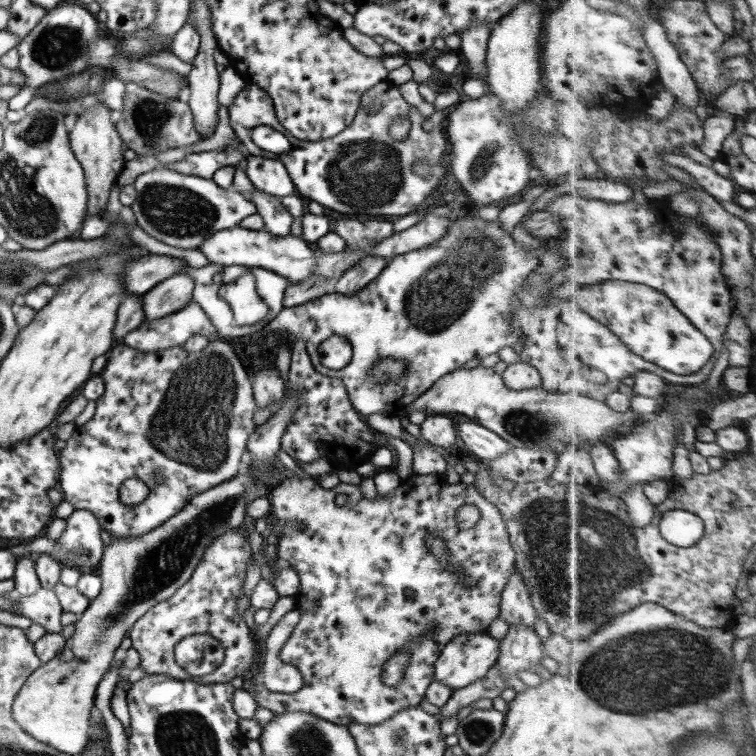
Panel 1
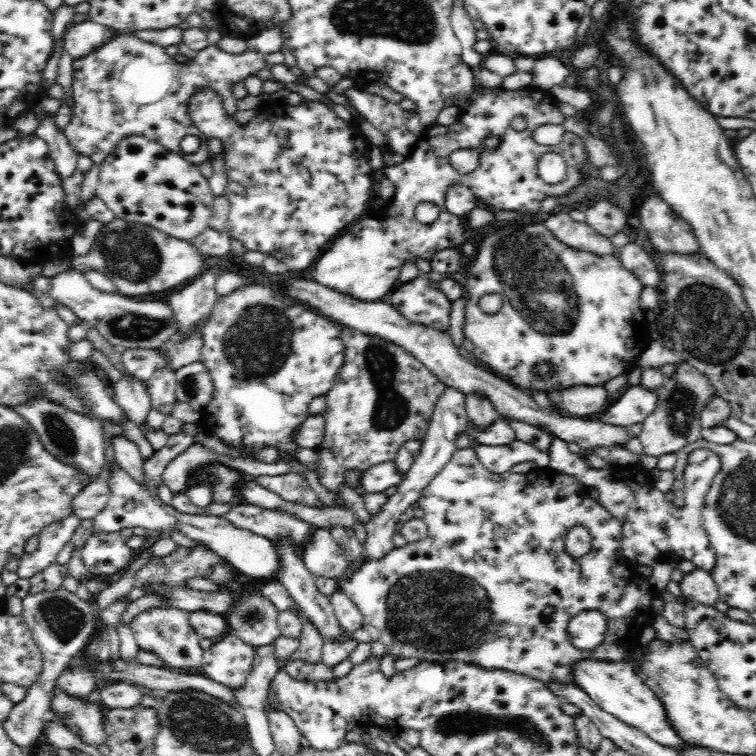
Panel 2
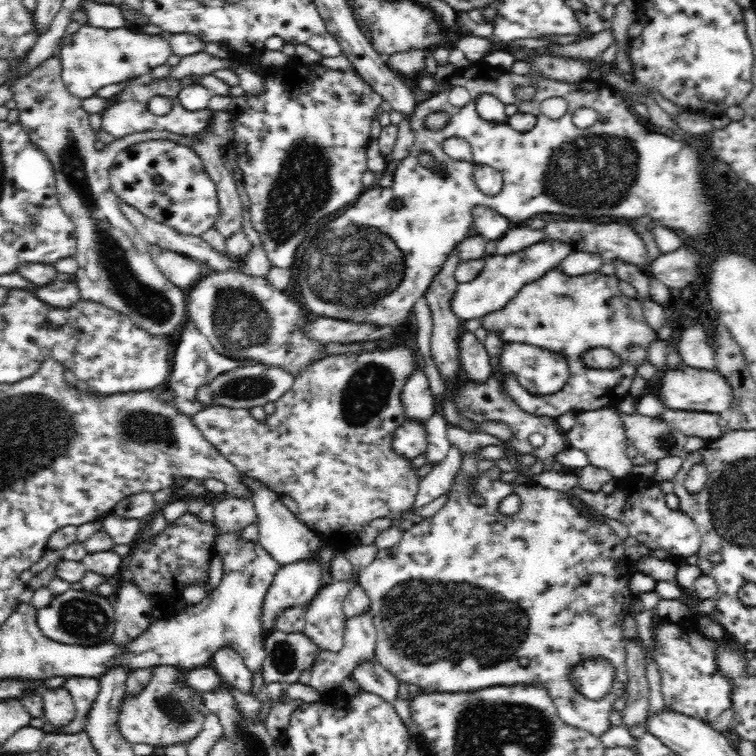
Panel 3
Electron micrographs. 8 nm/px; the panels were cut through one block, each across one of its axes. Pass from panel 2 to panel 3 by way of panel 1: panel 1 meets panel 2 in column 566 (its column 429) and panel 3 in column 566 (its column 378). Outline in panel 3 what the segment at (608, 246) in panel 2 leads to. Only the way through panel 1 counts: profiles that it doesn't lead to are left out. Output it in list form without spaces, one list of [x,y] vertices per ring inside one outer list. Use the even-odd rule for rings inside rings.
[[[542,240],[538,244],[532,244],[530,248],[524,248],[524,252],[515,252],[511,255],[490,255],[484,256],[482,272],[471,281],[459,283],[456,292],[452,297],[452,312],[464,323],[472,318],[480,318],[496,312],[524,286],[524,283],[539,279],[551,268],[559,264],[573,252],[572,247],[566,241]]]

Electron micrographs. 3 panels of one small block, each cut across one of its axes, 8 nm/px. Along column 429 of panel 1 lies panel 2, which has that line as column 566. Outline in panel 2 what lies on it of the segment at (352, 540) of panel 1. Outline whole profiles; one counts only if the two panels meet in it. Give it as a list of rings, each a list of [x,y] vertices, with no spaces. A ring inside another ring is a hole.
[[[474,446],[457,449],[452,458],[442,467],[442,470],[424,487],[422,496],[417,500],[419,507],[424,511],[423,519],[428,522],[431,531],[420,540],[406,543],[400,548],[392,549],[386,556],[365,563],[356,569],[348,578],[337,583],[338,591],[344,592],[352,603],[360,610],[364,622],[371,624],[380,631],[379,641],[386,646],[387,654],[398,658],[418,658],[421,661],[432,663],[446,663],[448,661],[468,662],[482,668],[509,670],[516,674],[532,677],[554,684],[569,684],[576,686],[574,679],[574,664],[584,659],[603,660],[604,662],[622,662],[638,650],[639,639],[644,628],[652,624],[654,613],[652,600],[655,592],[646,577],[642,577],[630,561],[622,556],[623,528],[620,521],[608,512],[600,503],[589,495],[590,488],[582,484],[575,476],[560,473],[556,469],[539,467],[528,473],[494,473],[488,471],[478,460]],[[575,526],[583,526],[590,534],[589,549],[584,556],[574,558],[566,552],[565,536]],[[596,610],[606,616],[608,621],[607,634],[604,642],[594,650],[578,650],[567,636],[568,623],[583,611]]]

